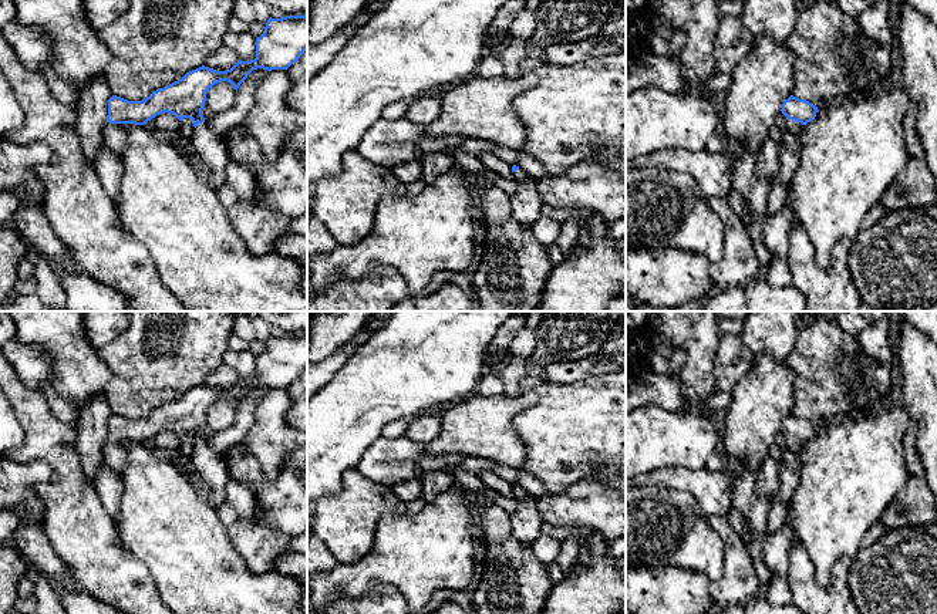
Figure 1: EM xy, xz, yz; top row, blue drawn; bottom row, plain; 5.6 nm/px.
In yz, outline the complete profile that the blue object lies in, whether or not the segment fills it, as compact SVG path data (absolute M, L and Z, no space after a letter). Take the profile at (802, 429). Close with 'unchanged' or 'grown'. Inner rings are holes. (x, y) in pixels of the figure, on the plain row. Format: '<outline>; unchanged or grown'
M791 414L782 422L782 432L788 436L785 448L793 453L796 460L796 469L801 468L801 456L803 446L808 441L813 439L818 431L818 425L806 418L799 418Z; grown

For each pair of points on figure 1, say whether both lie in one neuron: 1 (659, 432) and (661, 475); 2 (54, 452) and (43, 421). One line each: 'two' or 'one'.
1: two
2: one

